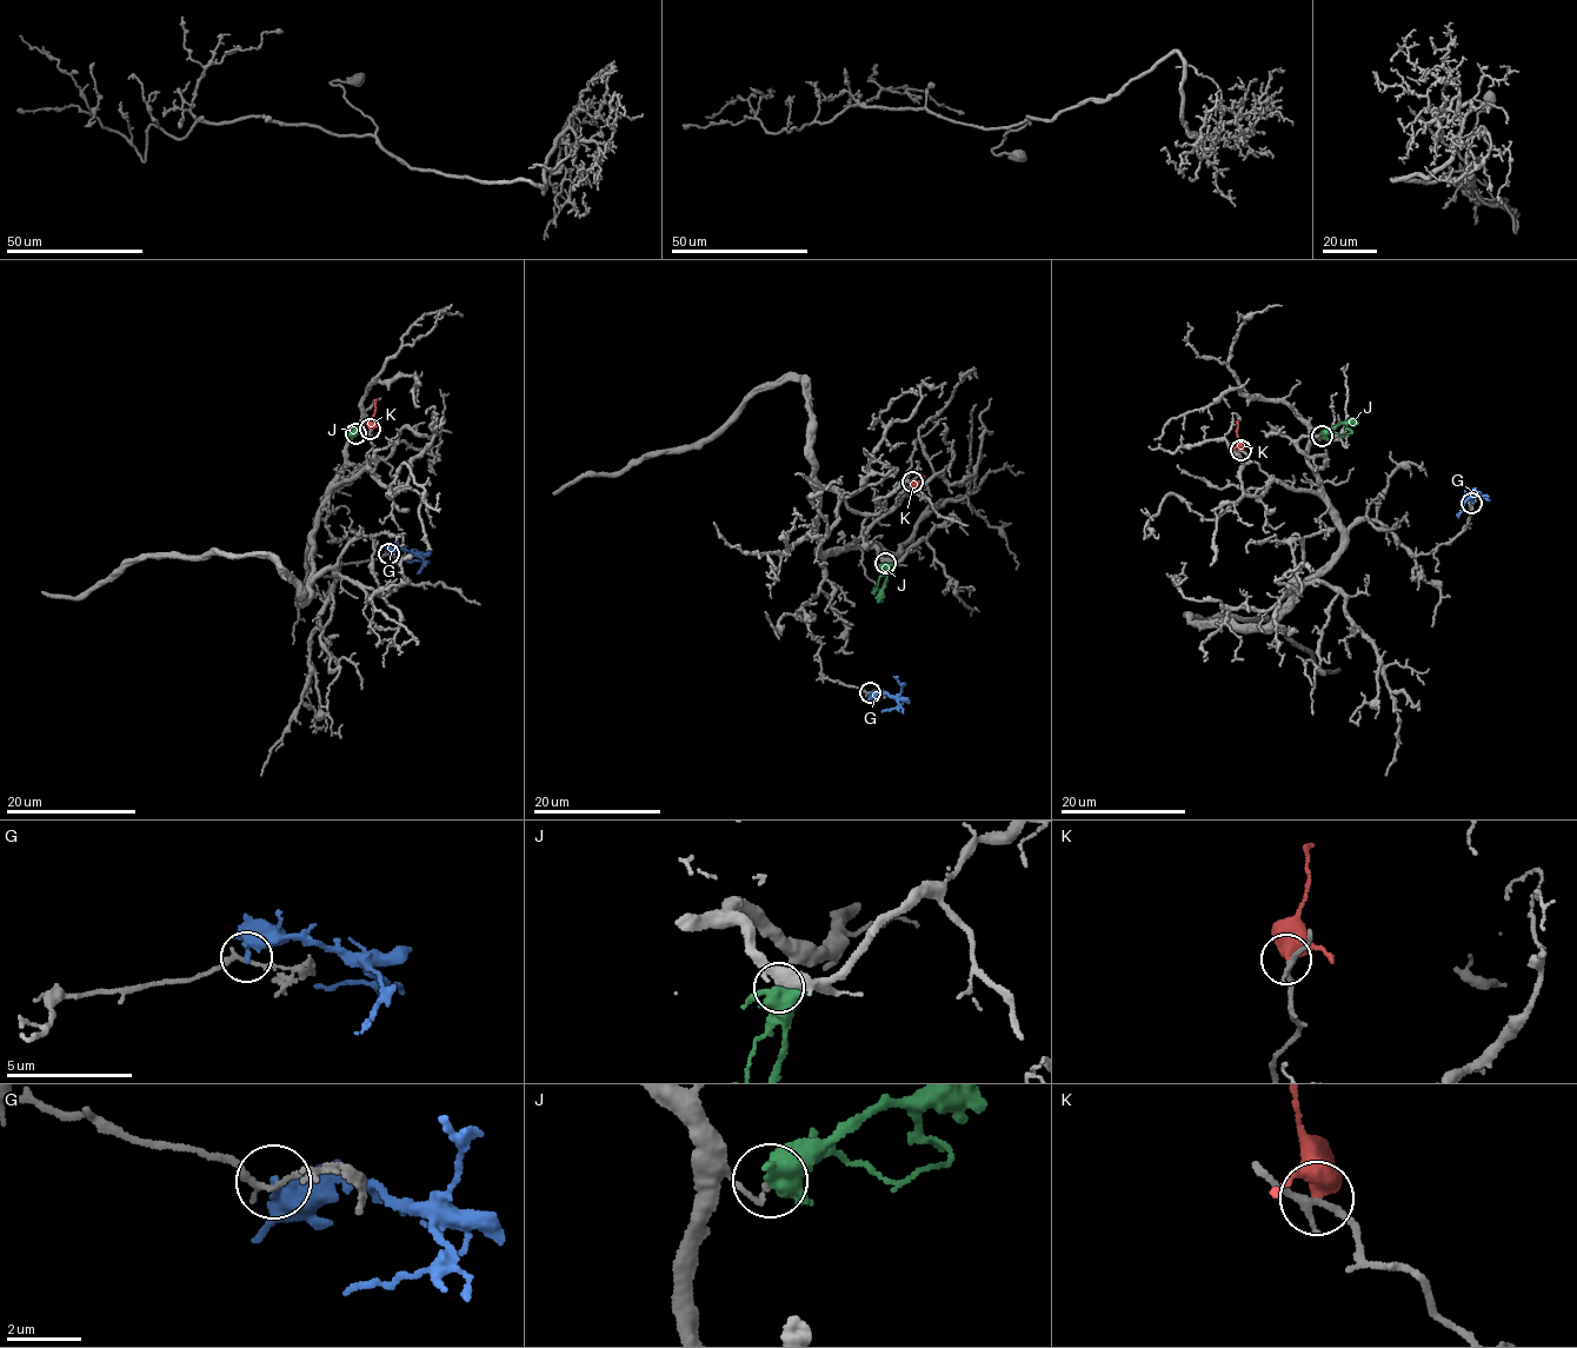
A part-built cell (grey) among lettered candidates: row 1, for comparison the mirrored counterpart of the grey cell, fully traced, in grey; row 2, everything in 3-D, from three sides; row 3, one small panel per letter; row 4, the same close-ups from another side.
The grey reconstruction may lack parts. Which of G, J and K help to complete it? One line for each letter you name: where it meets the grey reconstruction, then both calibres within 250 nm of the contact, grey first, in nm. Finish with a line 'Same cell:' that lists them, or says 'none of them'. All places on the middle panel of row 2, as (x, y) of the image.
Same cell: none of them

